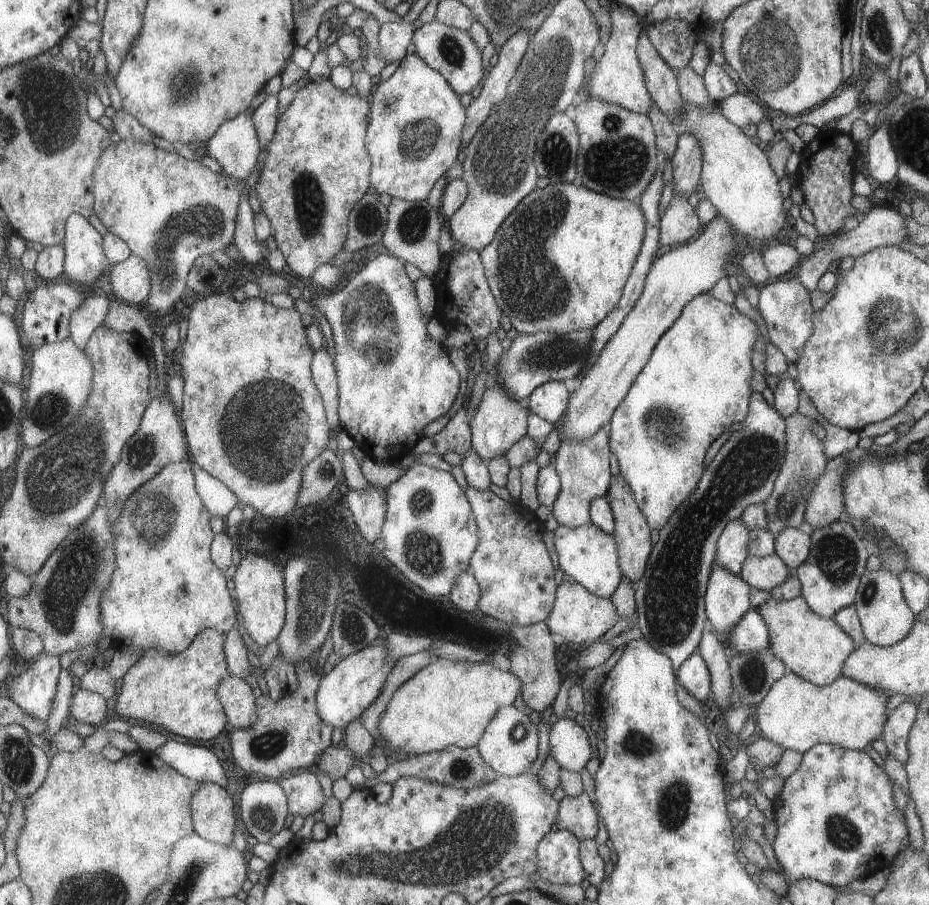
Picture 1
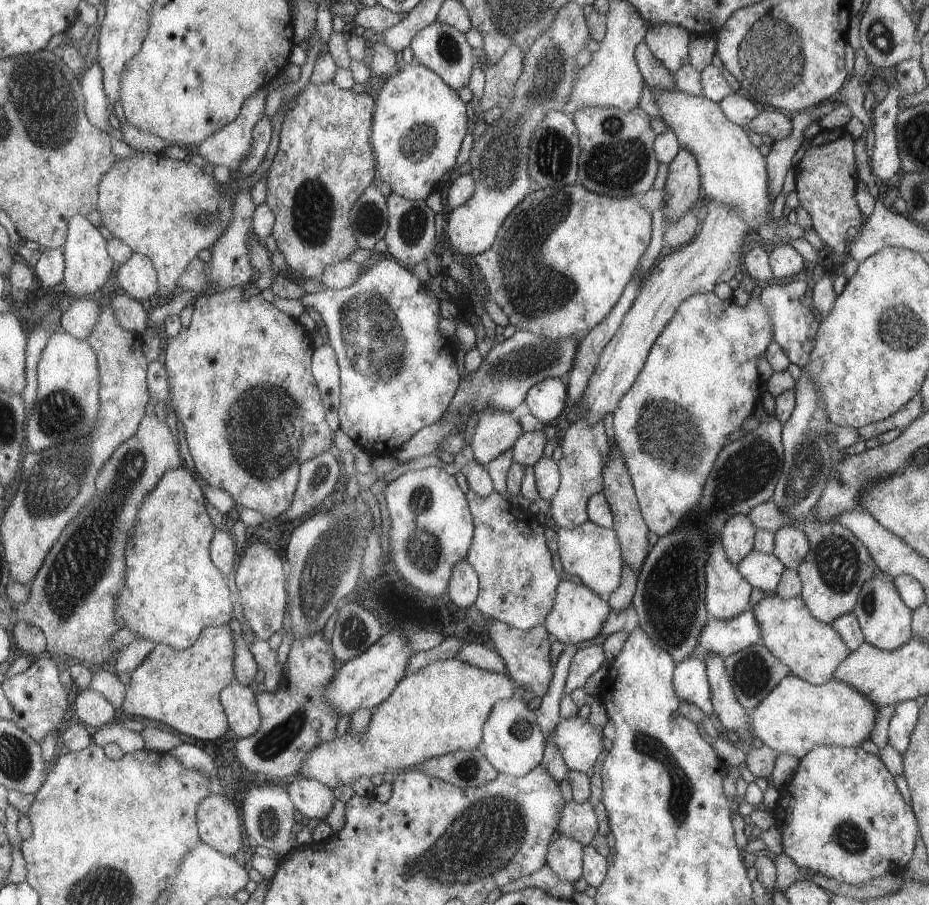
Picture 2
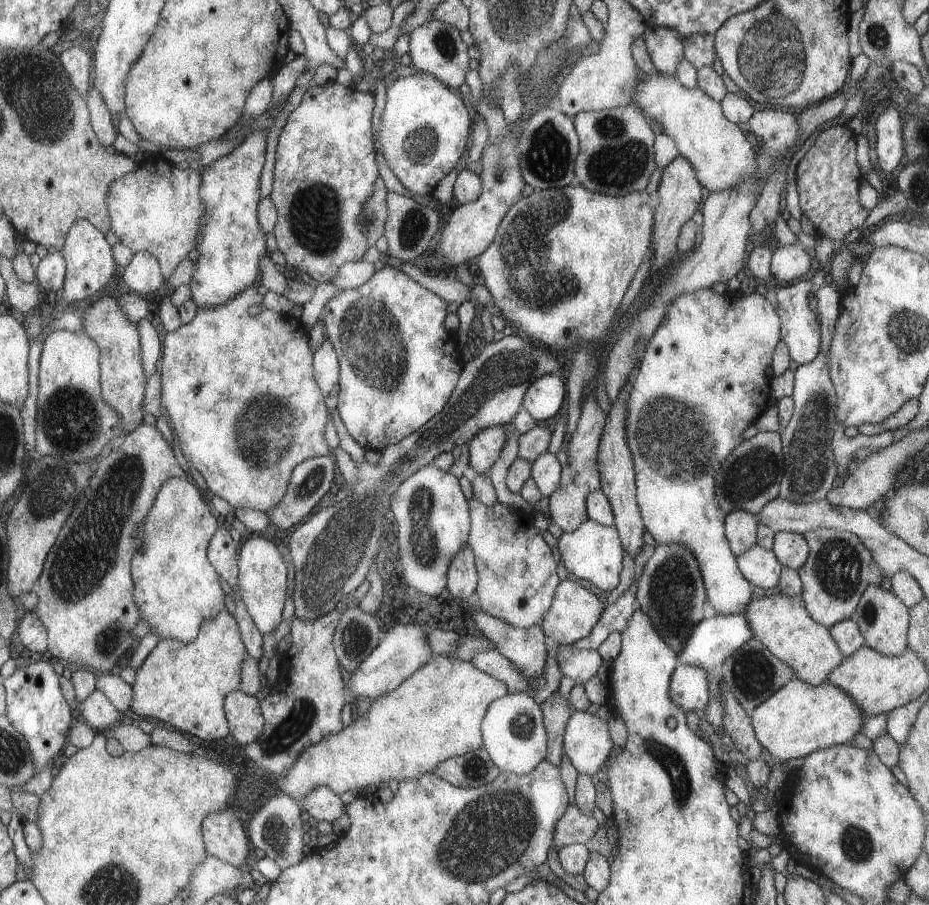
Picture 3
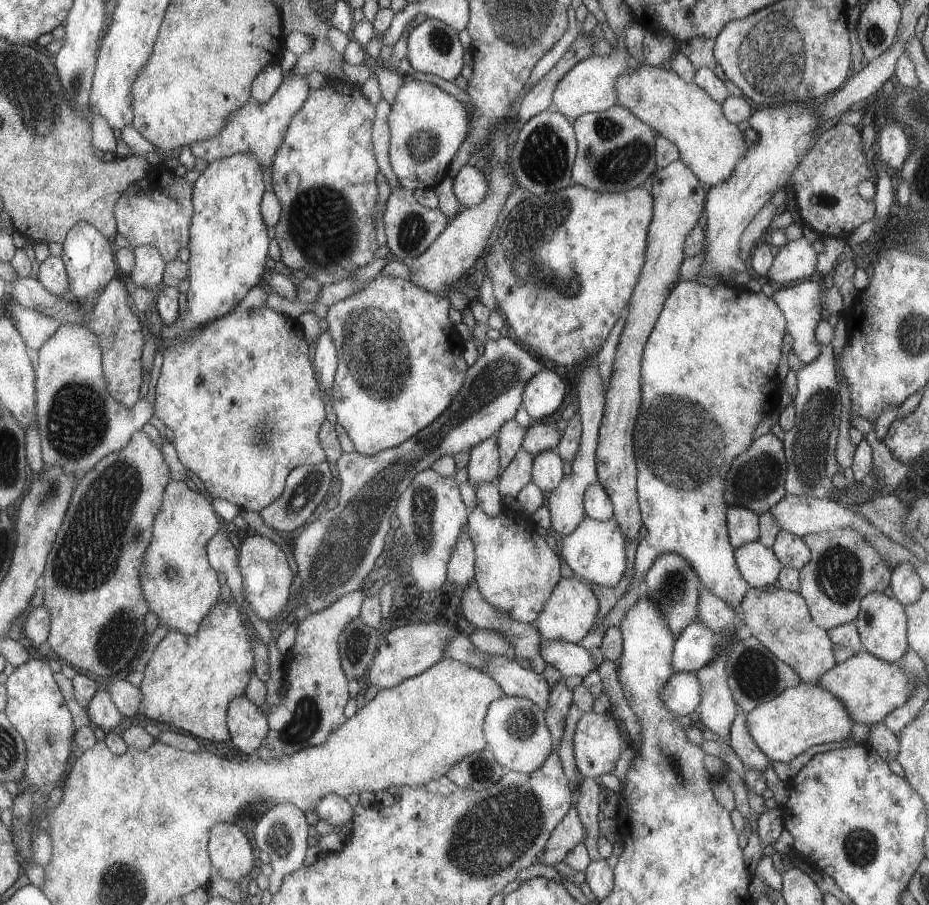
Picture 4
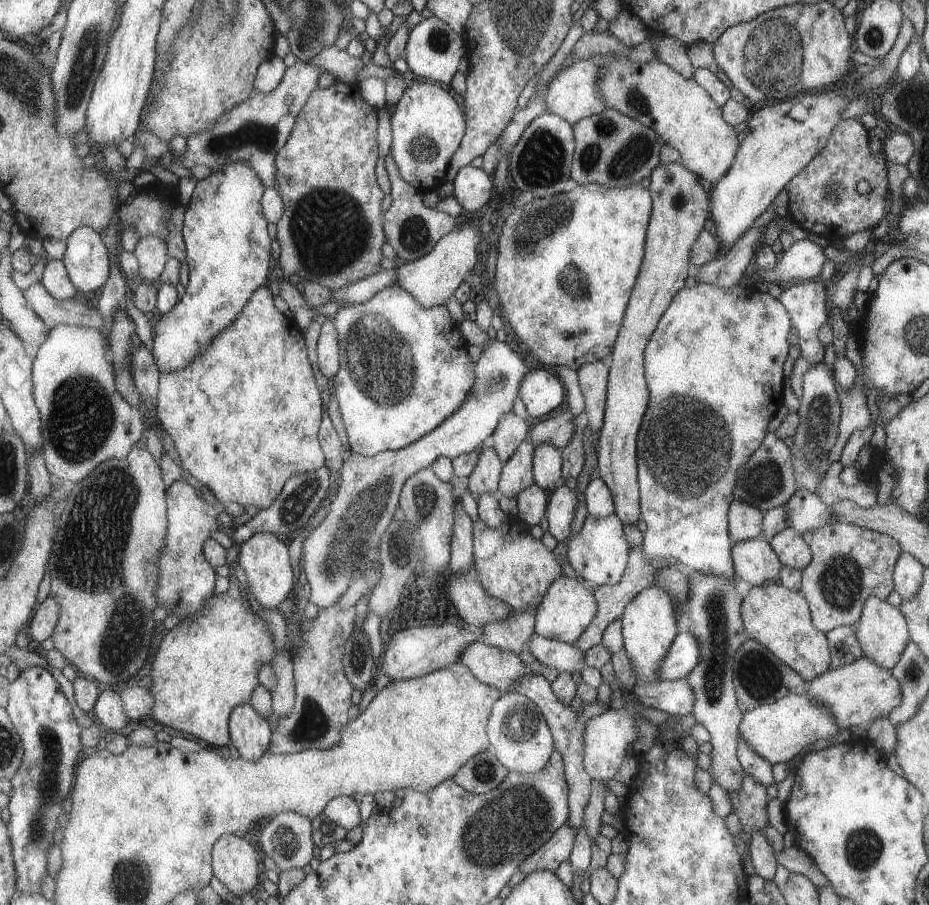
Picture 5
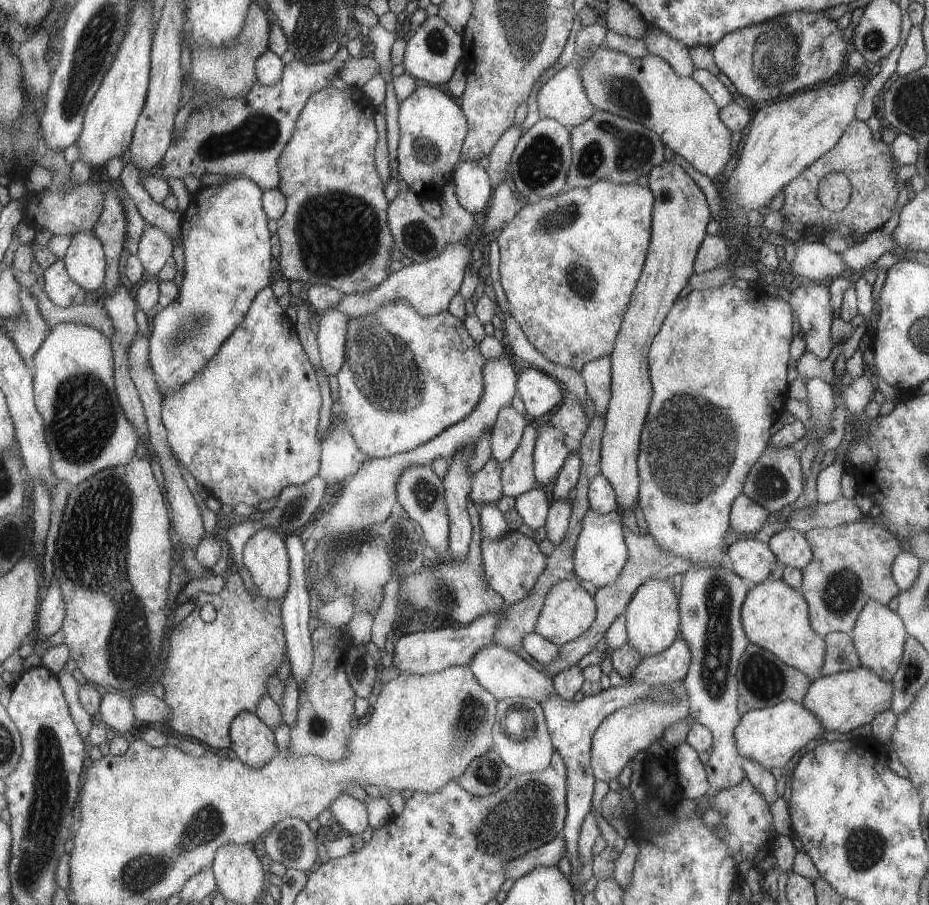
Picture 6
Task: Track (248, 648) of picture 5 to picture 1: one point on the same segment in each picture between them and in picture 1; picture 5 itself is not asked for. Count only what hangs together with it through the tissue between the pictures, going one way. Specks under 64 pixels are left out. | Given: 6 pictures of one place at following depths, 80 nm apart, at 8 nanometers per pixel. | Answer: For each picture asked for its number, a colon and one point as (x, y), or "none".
1: (179, 692)
2: (180, 688)
3: (184, 684)
4: (190, 681)

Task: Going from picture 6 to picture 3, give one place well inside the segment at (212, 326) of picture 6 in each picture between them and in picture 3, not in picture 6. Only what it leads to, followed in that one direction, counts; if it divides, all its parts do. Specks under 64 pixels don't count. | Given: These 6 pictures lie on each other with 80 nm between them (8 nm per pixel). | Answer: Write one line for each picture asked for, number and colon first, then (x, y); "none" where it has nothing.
3: (233, 242)
4: (229, 246)
5: (228, 246)

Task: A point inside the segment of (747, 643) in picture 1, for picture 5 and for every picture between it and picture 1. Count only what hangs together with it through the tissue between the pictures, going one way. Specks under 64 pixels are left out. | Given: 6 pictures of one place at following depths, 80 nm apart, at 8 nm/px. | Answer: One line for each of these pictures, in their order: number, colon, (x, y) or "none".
2: (721, 637)
3: (712, 640)
4: (696, 643)
5: (684, 653)

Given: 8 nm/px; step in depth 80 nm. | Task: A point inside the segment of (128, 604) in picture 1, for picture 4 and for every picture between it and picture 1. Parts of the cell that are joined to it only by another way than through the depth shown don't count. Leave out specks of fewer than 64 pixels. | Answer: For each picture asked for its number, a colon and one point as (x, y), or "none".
2: (175, 591)
3: (178, 588)
4: (181, 585)

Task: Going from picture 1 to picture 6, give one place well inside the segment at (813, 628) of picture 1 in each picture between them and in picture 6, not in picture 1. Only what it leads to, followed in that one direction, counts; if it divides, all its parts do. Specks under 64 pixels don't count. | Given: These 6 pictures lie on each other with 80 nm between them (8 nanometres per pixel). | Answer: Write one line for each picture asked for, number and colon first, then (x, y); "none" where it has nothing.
2: (811, 650)
3: (782, 623)
4: (780, 620)
5: (778, 618)
6: (774, 616)

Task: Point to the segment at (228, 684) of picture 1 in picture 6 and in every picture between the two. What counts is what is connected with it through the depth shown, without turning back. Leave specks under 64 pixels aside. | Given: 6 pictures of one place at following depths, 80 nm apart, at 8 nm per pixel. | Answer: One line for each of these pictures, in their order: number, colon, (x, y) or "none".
2: (242, 708)
3: (244, 712)
4: (249, 726)
5: (251, 734)
6: (253, 741)

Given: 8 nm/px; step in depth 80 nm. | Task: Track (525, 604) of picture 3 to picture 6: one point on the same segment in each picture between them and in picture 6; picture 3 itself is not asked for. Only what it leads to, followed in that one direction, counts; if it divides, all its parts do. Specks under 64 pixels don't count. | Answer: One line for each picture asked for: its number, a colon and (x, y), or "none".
4: (515, 571)
5: (514, 567)
6: (511, 564)

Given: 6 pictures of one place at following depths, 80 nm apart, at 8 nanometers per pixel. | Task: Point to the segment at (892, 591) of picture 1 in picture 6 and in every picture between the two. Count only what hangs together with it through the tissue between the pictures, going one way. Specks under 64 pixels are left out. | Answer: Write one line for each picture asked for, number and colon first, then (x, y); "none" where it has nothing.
2: (882, 615)
3: (882, 618)
4: (882, 623)
5: (882, 630)
6: (878, 634)

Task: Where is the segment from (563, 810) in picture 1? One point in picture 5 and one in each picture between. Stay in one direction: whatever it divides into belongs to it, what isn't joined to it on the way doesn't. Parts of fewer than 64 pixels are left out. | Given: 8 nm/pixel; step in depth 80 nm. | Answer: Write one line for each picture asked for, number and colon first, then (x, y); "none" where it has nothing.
2: (577, 821)
3: (574, 827)
4: (569, 832)
5: (550, 855)

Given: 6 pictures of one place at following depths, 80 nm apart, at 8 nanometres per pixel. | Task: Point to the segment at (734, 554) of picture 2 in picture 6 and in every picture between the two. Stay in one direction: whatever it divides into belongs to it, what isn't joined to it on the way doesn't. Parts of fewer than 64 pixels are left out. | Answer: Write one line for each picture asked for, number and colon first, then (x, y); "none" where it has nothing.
3: (740, 526)
4: (742, 524)
5: (744, 522)
6: (747, 516)

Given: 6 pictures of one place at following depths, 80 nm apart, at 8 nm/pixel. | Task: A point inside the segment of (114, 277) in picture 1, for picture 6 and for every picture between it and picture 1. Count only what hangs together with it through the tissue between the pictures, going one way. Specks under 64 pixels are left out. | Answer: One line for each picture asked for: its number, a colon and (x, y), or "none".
2: (139, 277)
3: (144, 275)
4: (150, 267)
5: (152, 253)
6: (155, 246)

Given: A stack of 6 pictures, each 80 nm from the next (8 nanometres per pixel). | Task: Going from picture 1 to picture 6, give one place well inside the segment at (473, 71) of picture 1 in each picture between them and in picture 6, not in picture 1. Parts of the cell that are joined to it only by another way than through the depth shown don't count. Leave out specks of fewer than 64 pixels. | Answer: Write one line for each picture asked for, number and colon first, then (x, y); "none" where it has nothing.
2: (439, 47)
3: (435, 48)
4: (432, 46)
5: (432, 51)
6: (433, 49)

